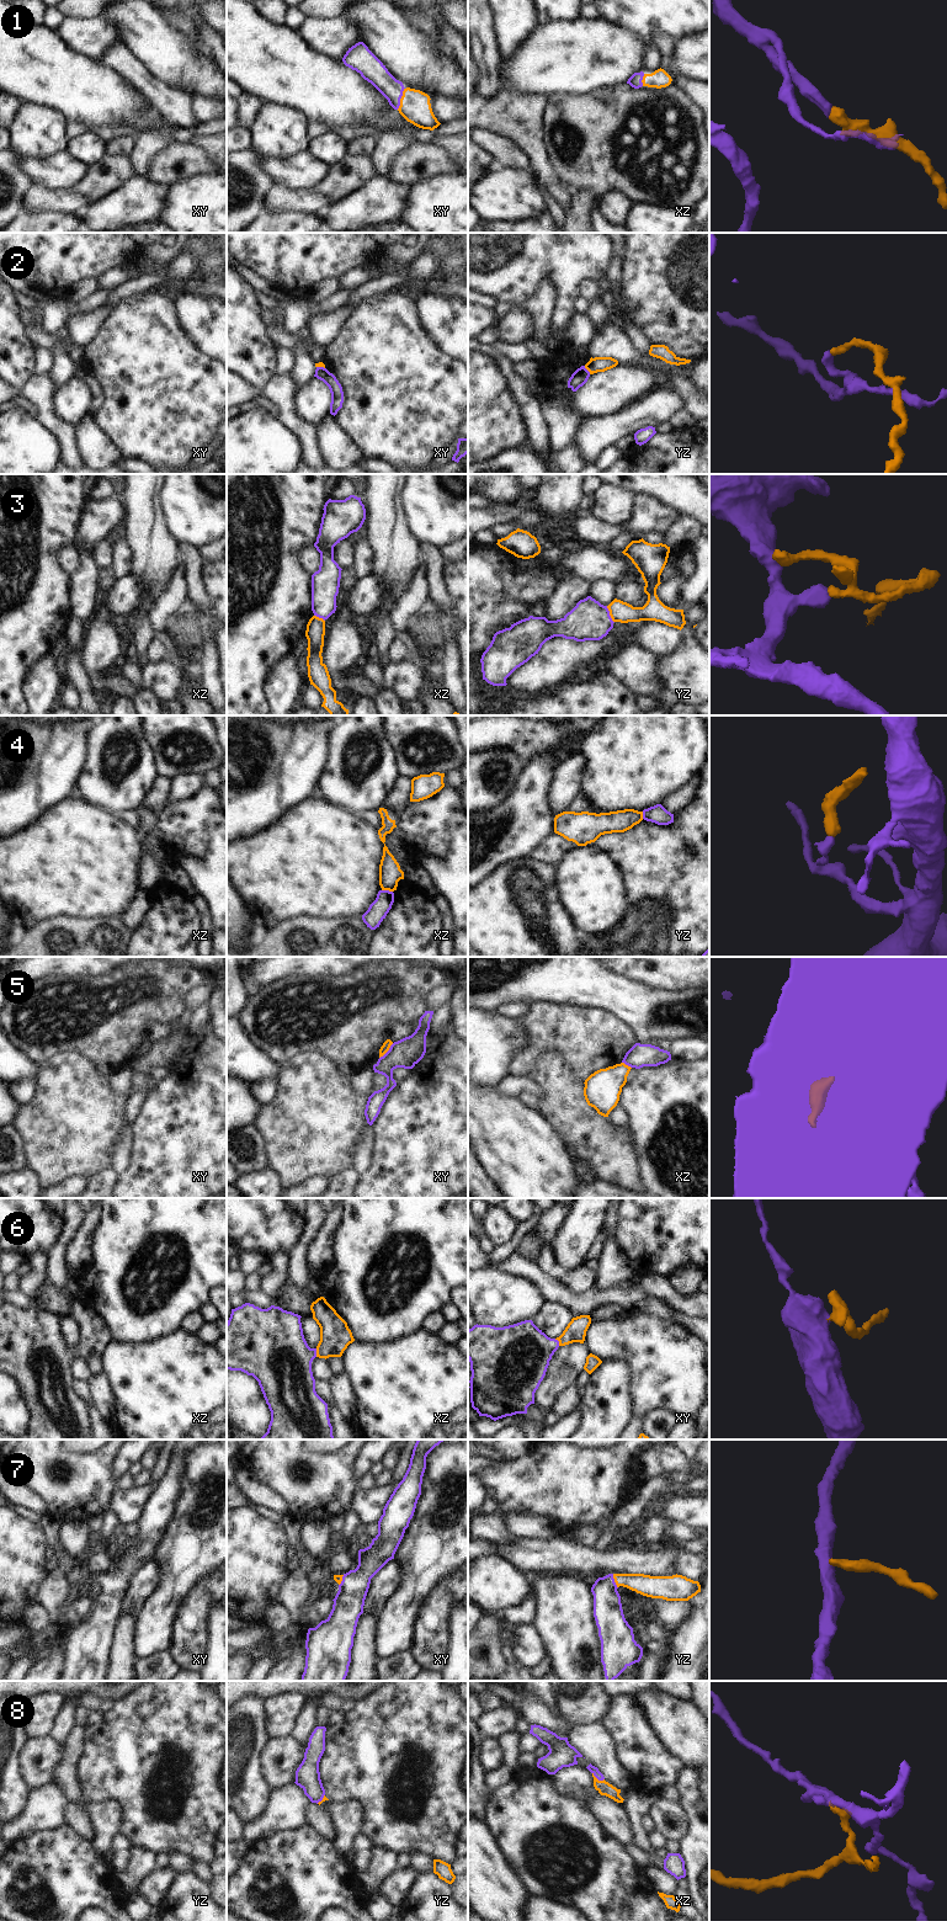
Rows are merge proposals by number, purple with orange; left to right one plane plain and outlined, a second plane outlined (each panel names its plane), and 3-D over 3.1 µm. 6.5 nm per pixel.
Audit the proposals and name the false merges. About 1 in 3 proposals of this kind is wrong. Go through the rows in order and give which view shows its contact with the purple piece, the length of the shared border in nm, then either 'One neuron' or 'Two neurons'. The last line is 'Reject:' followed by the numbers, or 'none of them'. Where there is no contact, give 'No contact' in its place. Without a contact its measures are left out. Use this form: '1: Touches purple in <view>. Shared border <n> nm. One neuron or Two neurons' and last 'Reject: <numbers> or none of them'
1: Touches purple in xy. Shared border 150 nm. One neuron
2: Touches purple in yz. Shared border 70 nm. Two neurons
3: Touches purple in yz. Shared border 120 nm. Two neurons
4: Touches purple in xz. Shared border 70 nm. Two neurons
5: Touches purple in xy. Shared border 140 nm. Two neurons
6: Touches purple in xz. Shared border 60 nm. One neuron
7: Touches purple in yz. Shared border 100 nm. One neuron
8: Touches purple in xz. Shared border 90 nm. One neuron
Reject: 2, 3, 4, 5.

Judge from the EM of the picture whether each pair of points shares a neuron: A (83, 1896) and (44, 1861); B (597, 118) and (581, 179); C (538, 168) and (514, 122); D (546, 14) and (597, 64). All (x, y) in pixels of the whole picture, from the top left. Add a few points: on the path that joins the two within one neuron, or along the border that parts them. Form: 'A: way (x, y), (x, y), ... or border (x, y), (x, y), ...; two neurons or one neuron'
A: way (73, 1887), (54, 1871); one neuron
B: way (597, 133), (597, 138), (586, 152), (581, 164); one neuron
C: way (538, 157), (525, 133); one neuron
D: border (578, 16), (575, 19), (552, 20), (539, 25); two neurons

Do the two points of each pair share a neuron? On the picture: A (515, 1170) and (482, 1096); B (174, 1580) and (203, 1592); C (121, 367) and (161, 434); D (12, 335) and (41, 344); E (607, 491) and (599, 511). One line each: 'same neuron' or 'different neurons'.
A: same neuron
B: different neurons
C: same neuron
D: different neurons
E: same neuron

